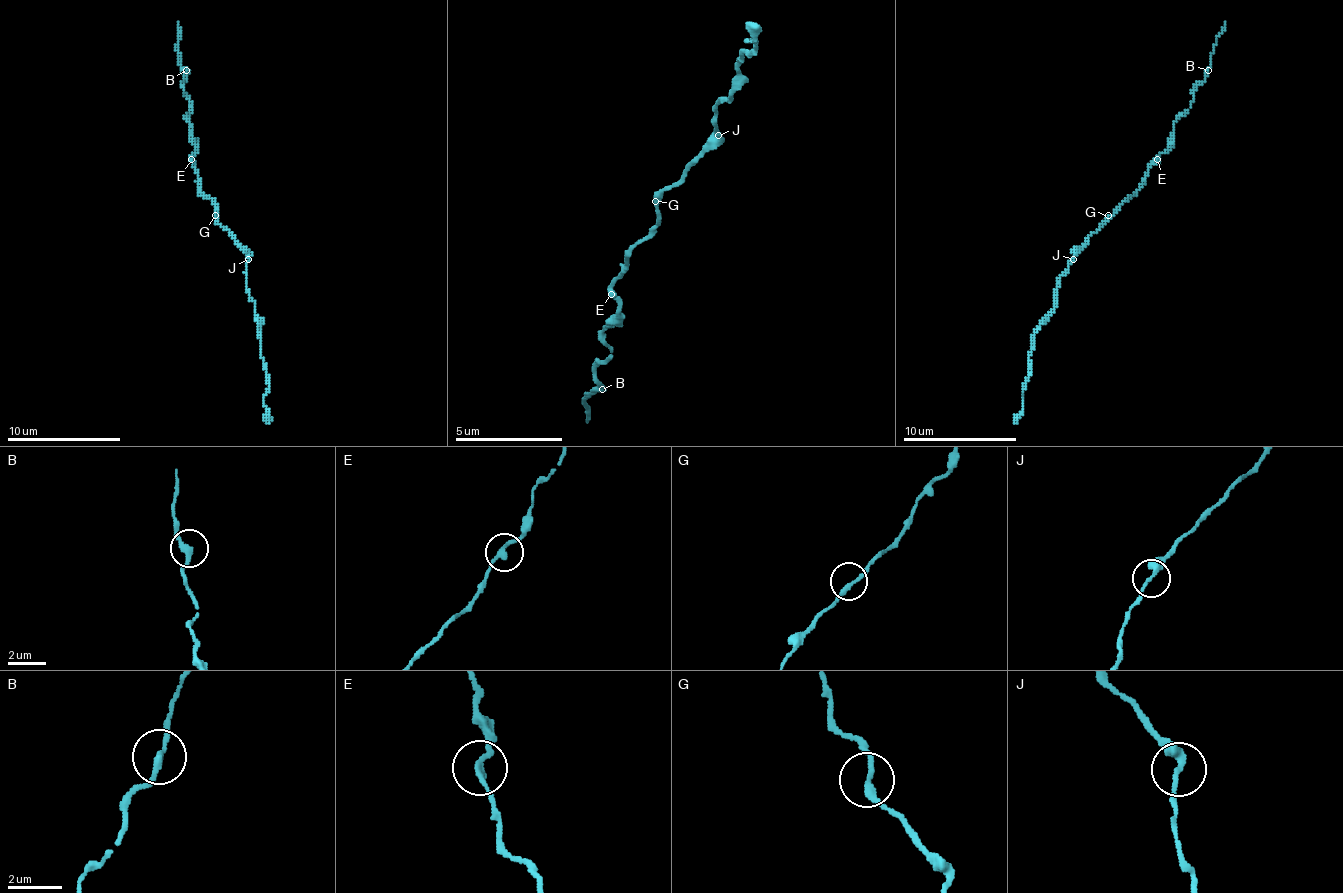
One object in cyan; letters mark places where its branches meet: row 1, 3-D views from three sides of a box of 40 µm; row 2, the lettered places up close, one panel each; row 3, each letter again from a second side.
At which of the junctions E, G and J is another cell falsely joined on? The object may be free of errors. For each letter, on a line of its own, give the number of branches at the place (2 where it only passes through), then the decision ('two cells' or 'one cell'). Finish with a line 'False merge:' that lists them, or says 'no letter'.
E: 2 | one cell
G: 2 | one cell
J: 2 | one cell
False merge: no letter

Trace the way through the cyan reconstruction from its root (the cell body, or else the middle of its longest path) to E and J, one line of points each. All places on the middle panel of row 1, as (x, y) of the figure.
E: (661, 201), (655, 206), (655, 228), (629, 255), (629, 265), (612, 282), (612, 292)
J: (661, 201), (661, 196), (720, 137)

